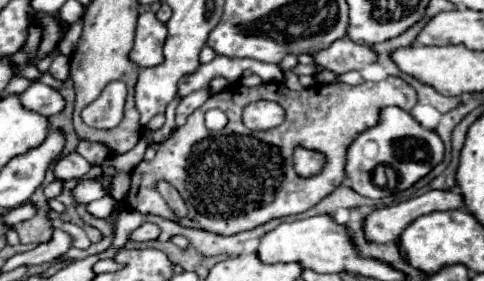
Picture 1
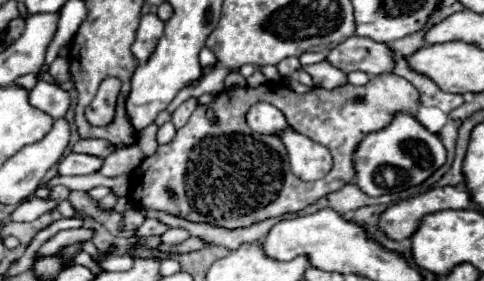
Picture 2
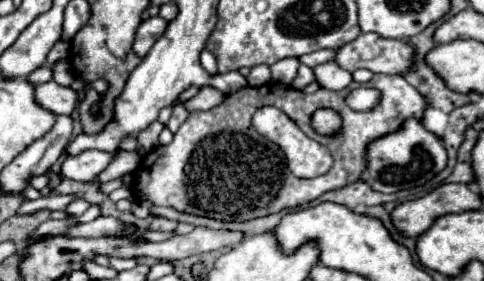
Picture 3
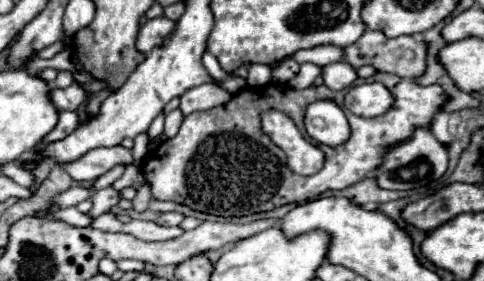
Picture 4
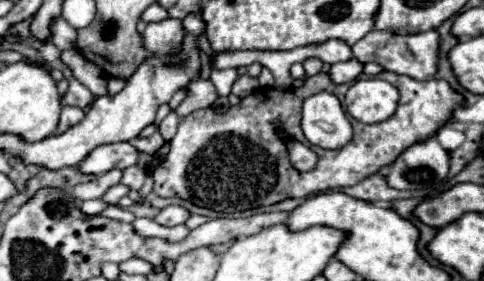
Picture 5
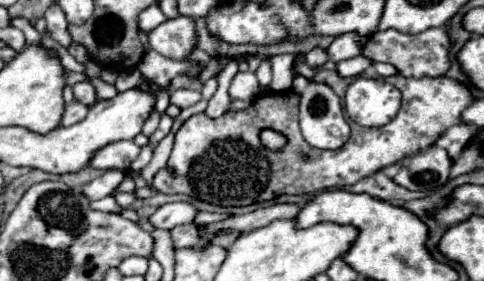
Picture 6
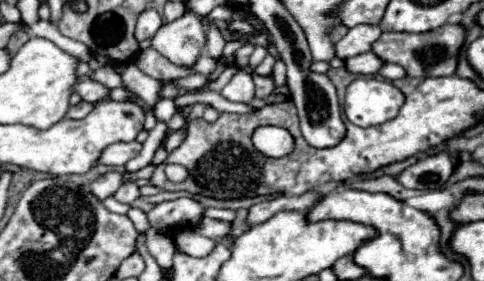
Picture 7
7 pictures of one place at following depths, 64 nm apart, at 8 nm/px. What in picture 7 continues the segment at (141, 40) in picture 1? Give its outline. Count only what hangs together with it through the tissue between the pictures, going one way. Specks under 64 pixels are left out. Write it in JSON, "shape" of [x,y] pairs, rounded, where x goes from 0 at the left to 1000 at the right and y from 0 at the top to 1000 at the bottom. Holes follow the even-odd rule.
{"shape":[[[384,43],[368,71],[343,78],[318,121],[314,164],[355,228],[397,242],[426,164],[426,114],[417,100],[413,57]]]}

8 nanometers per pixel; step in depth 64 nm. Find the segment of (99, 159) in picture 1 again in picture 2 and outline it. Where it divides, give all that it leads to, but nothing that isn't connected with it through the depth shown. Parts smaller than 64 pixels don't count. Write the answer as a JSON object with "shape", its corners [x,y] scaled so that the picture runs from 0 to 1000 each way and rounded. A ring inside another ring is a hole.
{"shape":[[[182,491],[182,498],[161,498],[153,520],[149,520],[149,541],[174,541],[174,548],[198,548],[198,555],[211,555],[219,562],[223,548],[236,541],[236,512],[227,512],[223,498],[211,498],[211,491]]]}

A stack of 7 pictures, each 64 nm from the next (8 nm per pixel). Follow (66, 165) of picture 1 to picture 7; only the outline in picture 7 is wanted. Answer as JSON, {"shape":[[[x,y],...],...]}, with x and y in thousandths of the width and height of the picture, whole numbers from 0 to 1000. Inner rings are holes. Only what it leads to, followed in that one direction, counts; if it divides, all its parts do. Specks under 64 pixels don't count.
{"shape":[[[240,505],[227,512],[211,555],[207,555],[207,584],[223,584],[223,591],[256,591],[269,562],[277,562],[285,541],[293,534],[289,505]]]}

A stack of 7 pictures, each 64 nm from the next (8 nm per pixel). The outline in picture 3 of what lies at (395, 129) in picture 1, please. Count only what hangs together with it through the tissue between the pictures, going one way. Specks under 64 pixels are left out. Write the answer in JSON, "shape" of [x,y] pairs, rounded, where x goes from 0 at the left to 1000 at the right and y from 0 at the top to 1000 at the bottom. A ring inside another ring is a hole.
{"shape":[[[839,427],[826,470],[773,498],[760,520],[760,612],[752,641],[781,683],[822,683],[855,662],[872,662],[921,598],[921,527],[905,484],[884,470],[872,434]]]}

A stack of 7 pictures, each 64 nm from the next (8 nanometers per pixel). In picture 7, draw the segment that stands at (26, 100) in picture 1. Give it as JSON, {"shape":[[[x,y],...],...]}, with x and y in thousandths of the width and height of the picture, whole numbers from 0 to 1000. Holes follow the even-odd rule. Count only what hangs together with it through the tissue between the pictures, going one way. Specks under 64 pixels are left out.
{"shape":[[[169,278],[157,299],[153,320],[169,342],[169,356],[182,356],[190,370],[198,370],[198,363],[207,363],[207,356],[215,356],[215,349],[227,342],[227,313],[215,306],[215,299],[207,299],[207,292],[198,292],[198,285],[190,285],[190,278]]]}

